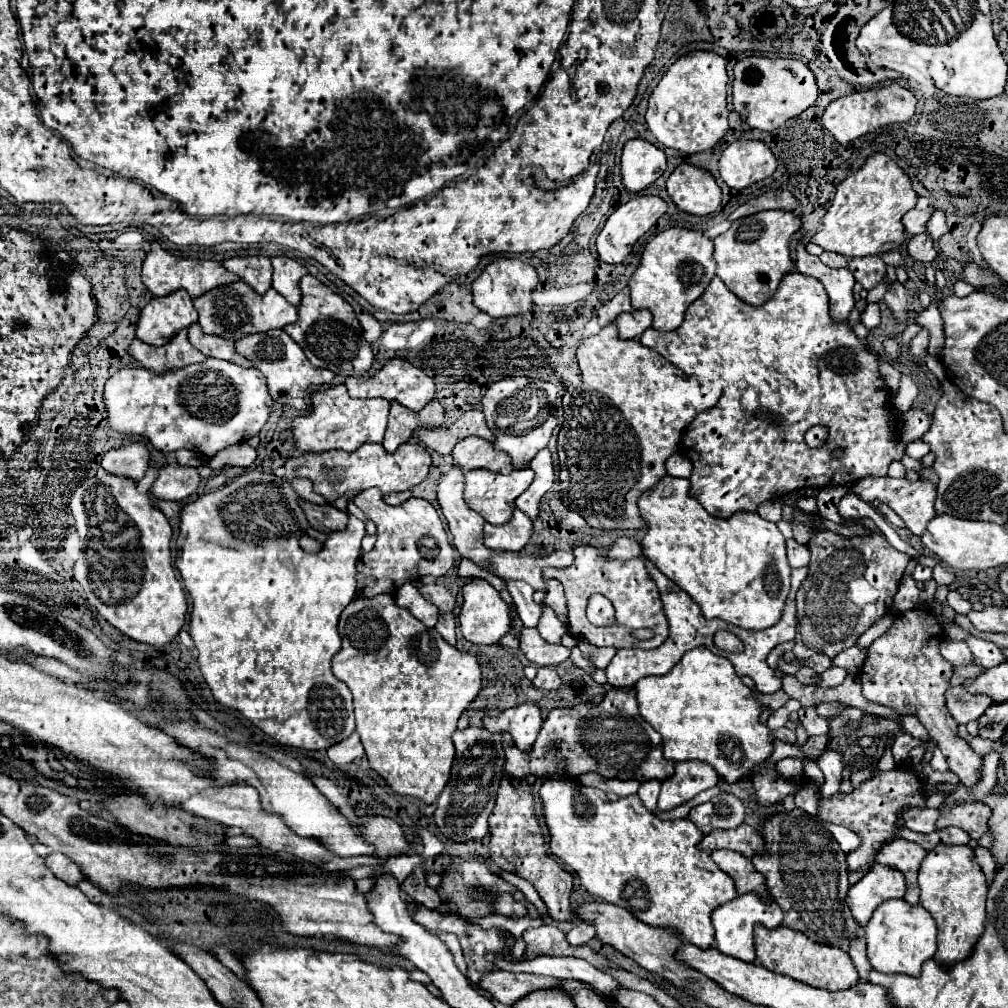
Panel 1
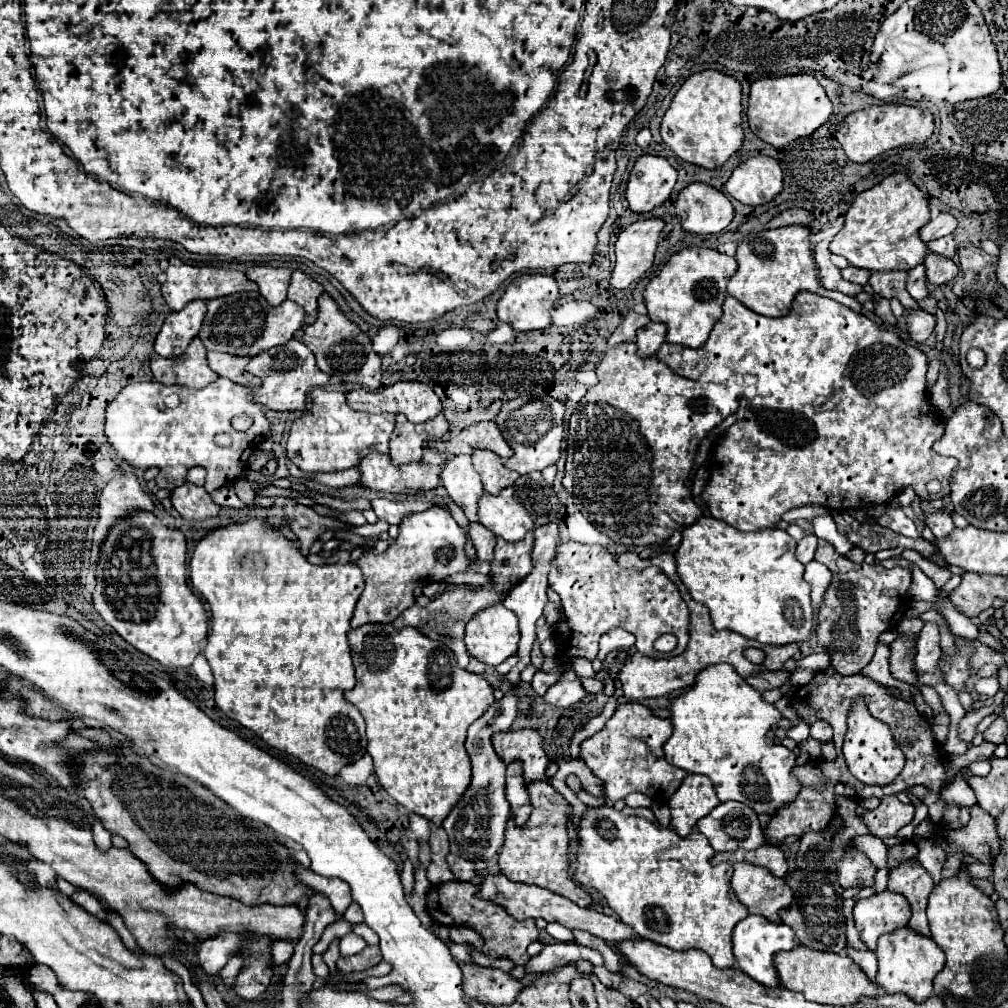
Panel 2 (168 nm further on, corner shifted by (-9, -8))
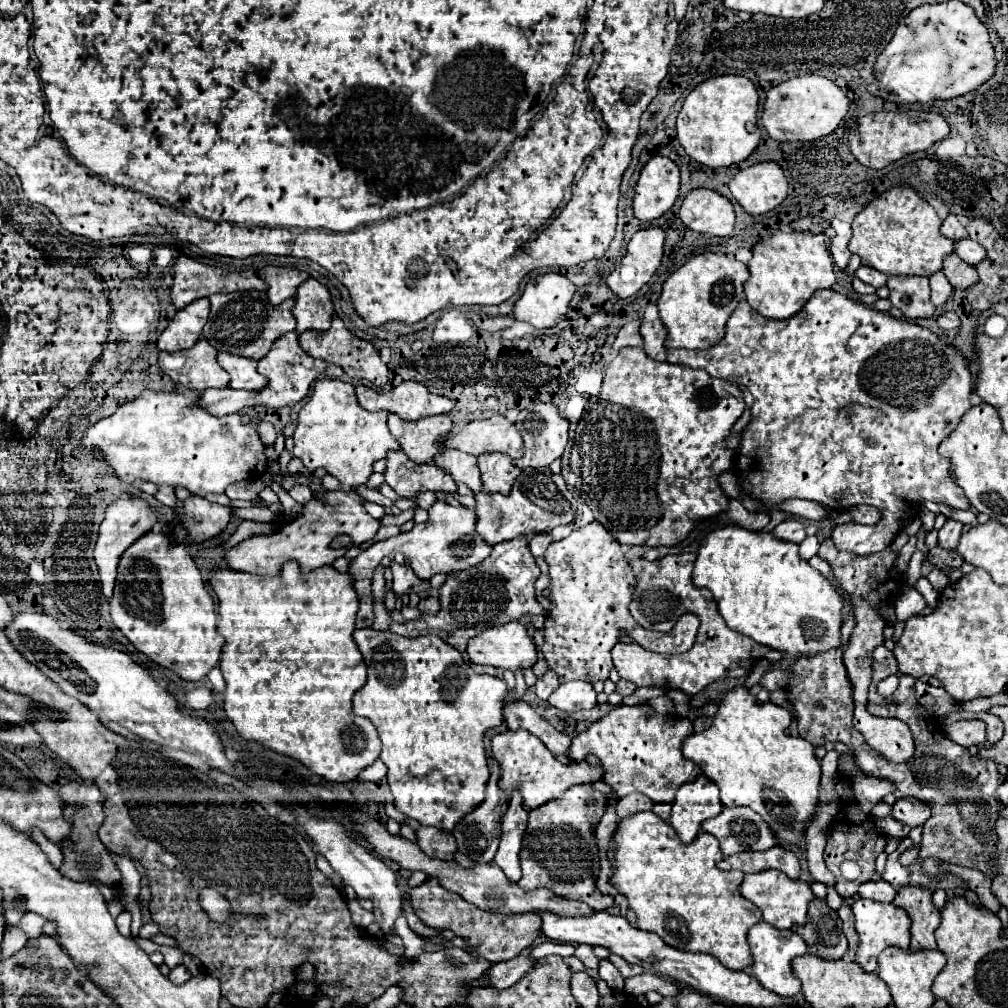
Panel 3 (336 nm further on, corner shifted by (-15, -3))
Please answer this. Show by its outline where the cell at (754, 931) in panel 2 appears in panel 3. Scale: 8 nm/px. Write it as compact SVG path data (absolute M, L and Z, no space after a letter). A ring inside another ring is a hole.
M760 921L752 925L752 929L748 931L748 945L752 949L752 959L754 959L752 971L754 971L754 977L762 983L762 987L782 997L794 997L796 993L800 993L800 981L792 975L792 969L790 969L790 961L806 953L806 943L798 933L790 929L776 929L774 925Z

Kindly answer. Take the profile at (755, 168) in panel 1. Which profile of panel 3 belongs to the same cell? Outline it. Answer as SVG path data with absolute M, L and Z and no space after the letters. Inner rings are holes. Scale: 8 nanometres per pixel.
M762 161L734 175L730 191L750 215L760 215L772 211L786 199L788 181L778 163Z

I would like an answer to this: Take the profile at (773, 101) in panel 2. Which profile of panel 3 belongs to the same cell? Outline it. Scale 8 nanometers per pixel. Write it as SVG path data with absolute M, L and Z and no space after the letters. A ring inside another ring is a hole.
M800 75L766 91L762 125L776 141L814 141L832 133L848 113L848 97L842 89L820 75Z

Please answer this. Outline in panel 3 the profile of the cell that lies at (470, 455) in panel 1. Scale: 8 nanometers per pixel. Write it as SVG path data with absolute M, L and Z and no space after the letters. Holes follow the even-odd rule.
M484 453L478 457L478 467L482 473L484 491L494 491L508 495L514 479L520 475L520 469L504 453Z

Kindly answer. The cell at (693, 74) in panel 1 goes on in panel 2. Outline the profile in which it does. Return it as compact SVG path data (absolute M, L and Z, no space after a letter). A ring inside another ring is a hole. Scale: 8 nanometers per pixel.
M716 70L692 74L672 98L662 118L662 140L686 162L714 170L740 150L742 130L742 86L736 78Z

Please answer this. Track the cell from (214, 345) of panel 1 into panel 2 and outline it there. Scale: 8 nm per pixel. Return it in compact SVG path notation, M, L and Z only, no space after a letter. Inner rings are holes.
M208 352L208 364L218 376L228 378L240 386L248 386L248 388L260 386L258 378L254 378L250 372L246 372L248 358L230 356L230 354L222 354L222 352Z

